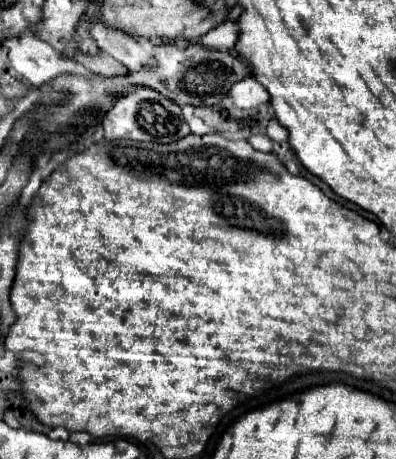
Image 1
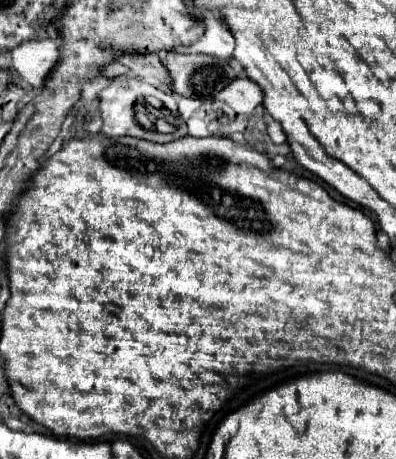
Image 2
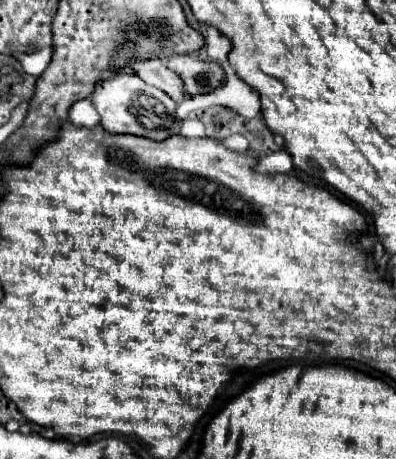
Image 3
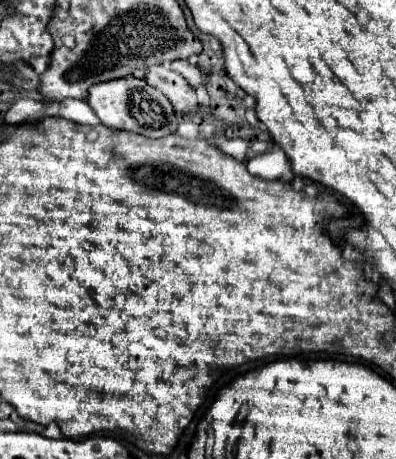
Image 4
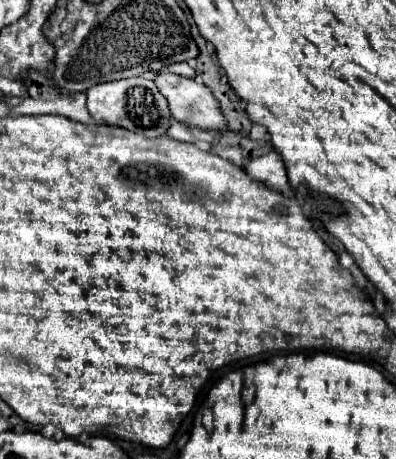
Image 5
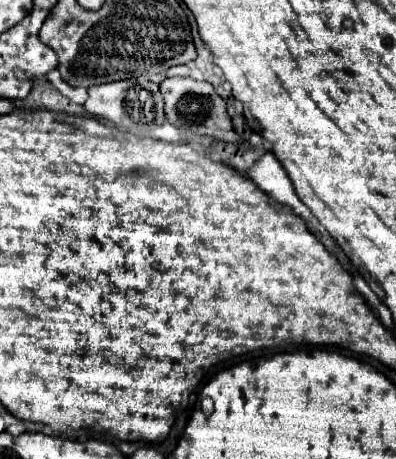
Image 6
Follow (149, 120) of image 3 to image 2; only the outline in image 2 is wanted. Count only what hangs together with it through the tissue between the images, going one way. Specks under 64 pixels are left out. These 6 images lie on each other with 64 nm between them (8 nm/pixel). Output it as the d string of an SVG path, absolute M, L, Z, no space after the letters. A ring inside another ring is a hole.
M120 76L110 86L106 86L98 94L98 98L100 98L98 104L102 110L102 120L104 120L102 134L106 134L108 138L132 136L150 142L172 142L188 134L186 122L178 112L178 104L174 96L158 90L152 84Z

